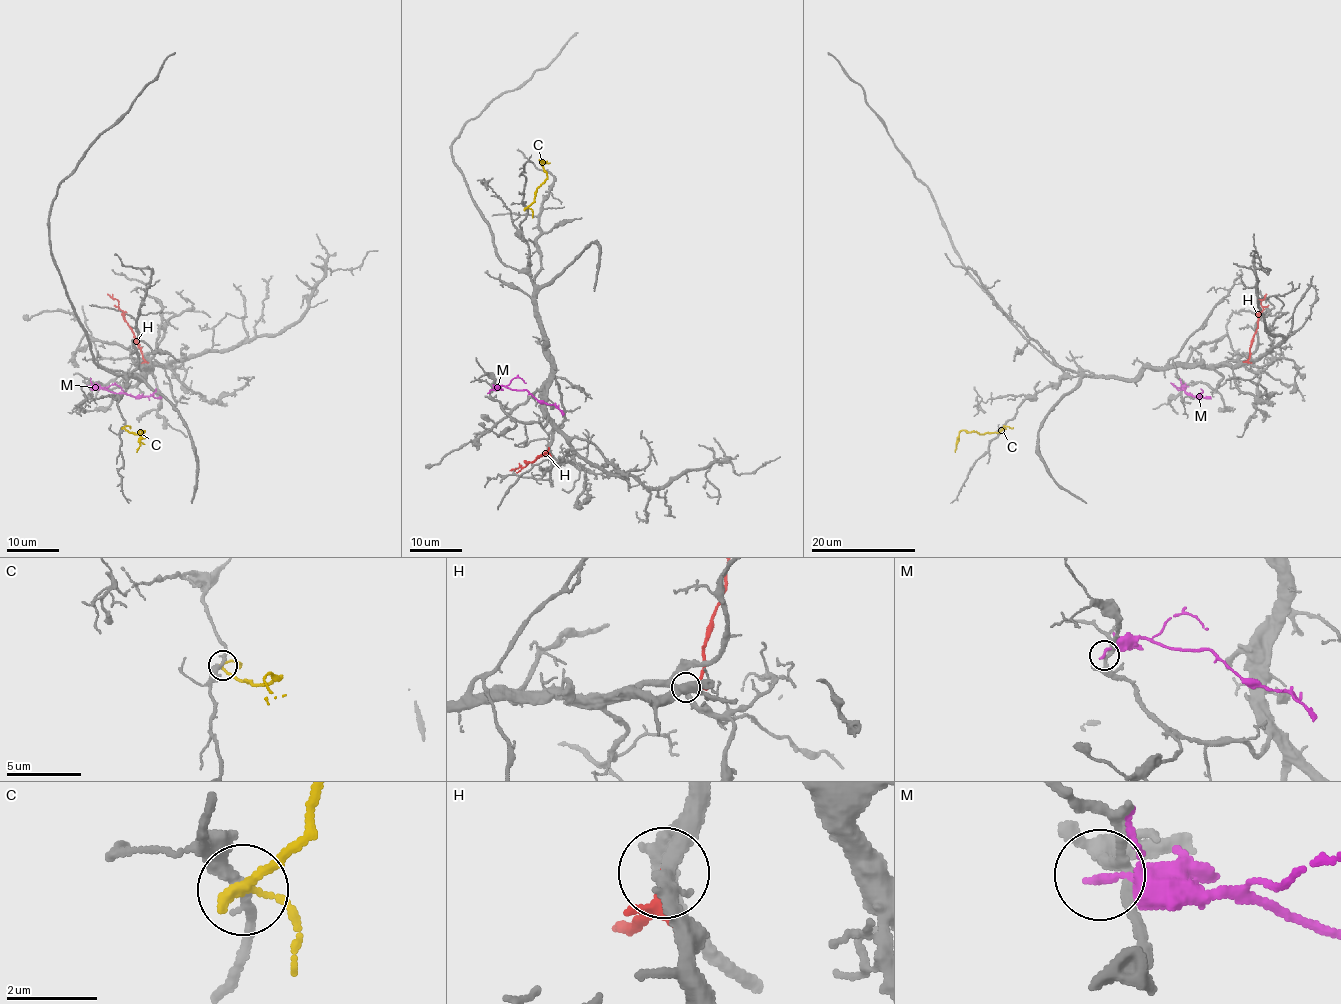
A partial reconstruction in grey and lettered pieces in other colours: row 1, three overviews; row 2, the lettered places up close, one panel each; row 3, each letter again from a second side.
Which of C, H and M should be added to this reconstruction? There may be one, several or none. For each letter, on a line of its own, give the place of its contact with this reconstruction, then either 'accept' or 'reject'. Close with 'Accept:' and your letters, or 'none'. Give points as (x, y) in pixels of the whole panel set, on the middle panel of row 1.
C: meets grey at (526, 208); reject
H: meets grey at (548, 448); reject
M: meets grey at (489, 392); reject
Accept: none

